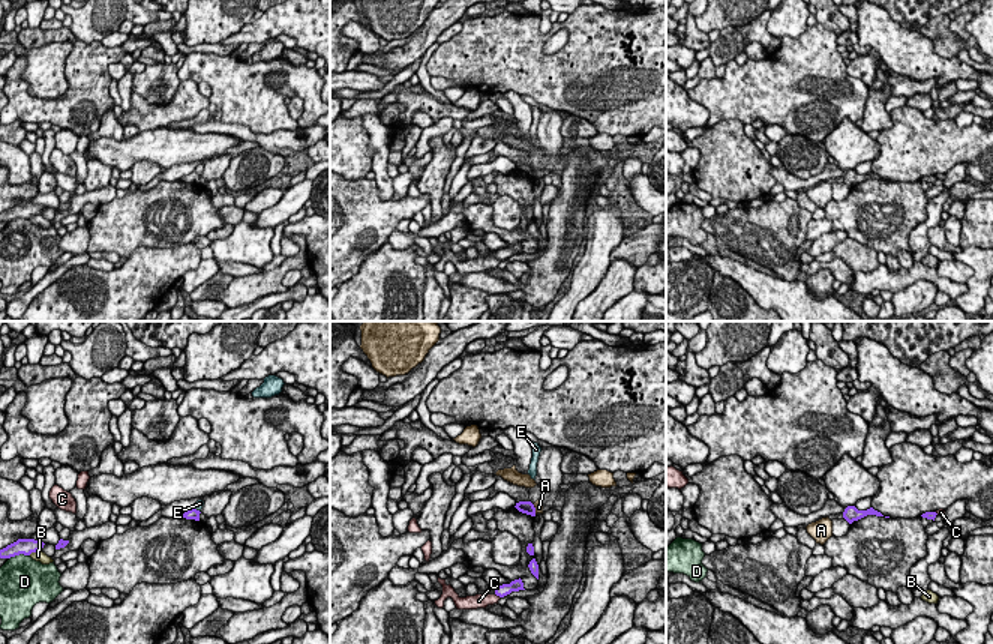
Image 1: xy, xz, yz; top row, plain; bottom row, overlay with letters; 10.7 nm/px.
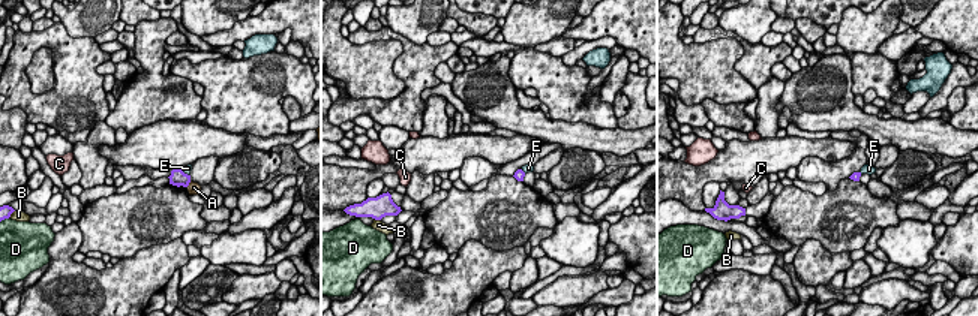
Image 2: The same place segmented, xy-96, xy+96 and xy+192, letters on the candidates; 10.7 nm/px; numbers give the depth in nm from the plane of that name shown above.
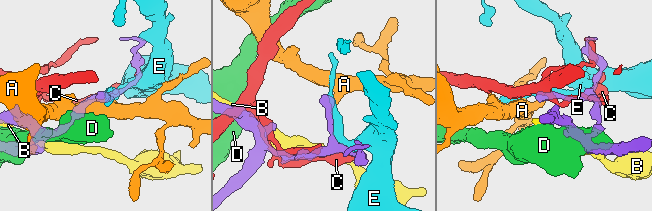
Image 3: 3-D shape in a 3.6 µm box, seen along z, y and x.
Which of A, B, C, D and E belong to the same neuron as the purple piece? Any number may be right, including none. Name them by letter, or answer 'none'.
none

